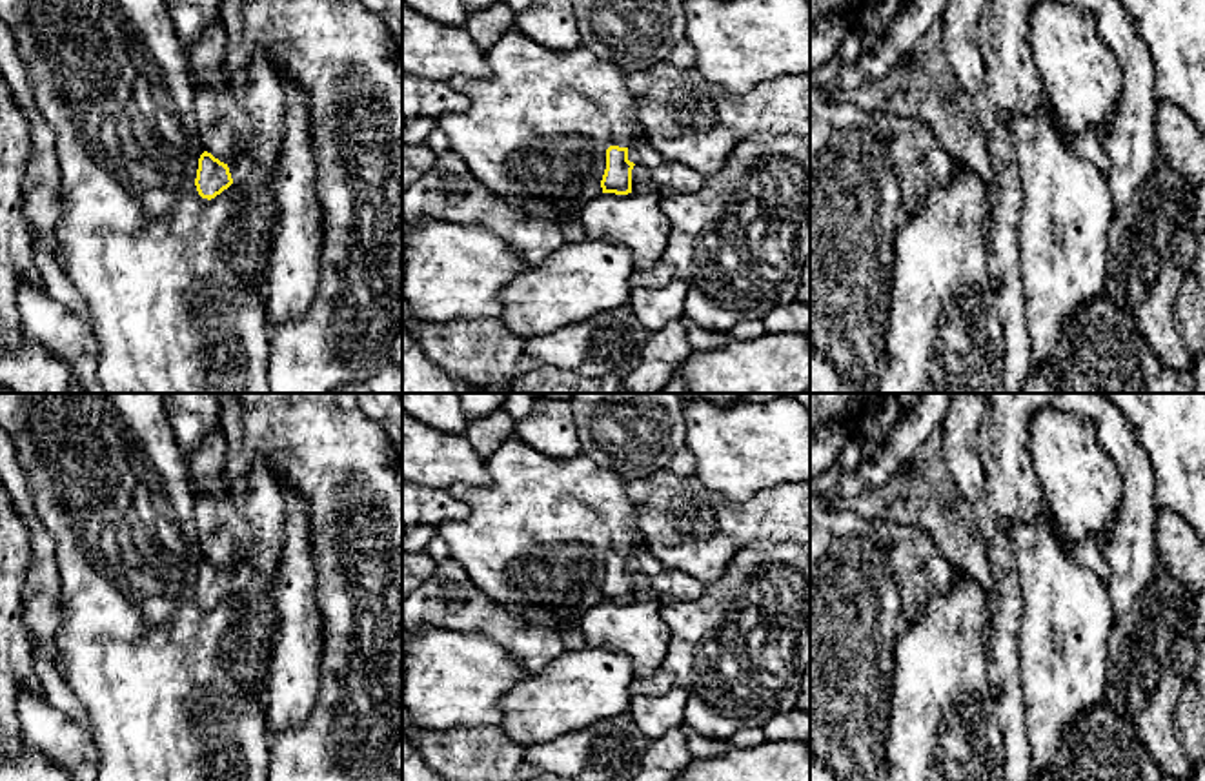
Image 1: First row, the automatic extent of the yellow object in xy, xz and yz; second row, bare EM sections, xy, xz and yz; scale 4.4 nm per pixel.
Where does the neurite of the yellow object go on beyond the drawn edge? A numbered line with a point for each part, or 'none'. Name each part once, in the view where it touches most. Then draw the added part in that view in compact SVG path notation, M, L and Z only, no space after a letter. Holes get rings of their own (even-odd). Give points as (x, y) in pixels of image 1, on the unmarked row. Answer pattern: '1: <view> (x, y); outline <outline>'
1: xz (641, 559); outline M639 544L628 555L628 568L635 573L657 575L664 570L663 563L650 552L648 544Z

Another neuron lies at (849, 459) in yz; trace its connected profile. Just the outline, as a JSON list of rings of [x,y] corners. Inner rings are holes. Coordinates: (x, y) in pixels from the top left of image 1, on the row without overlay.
[[[850,439],[835,459],[839,472],[850,473],[861,464],[865,439]]]

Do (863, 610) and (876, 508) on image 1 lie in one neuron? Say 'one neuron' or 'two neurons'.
two neurons

